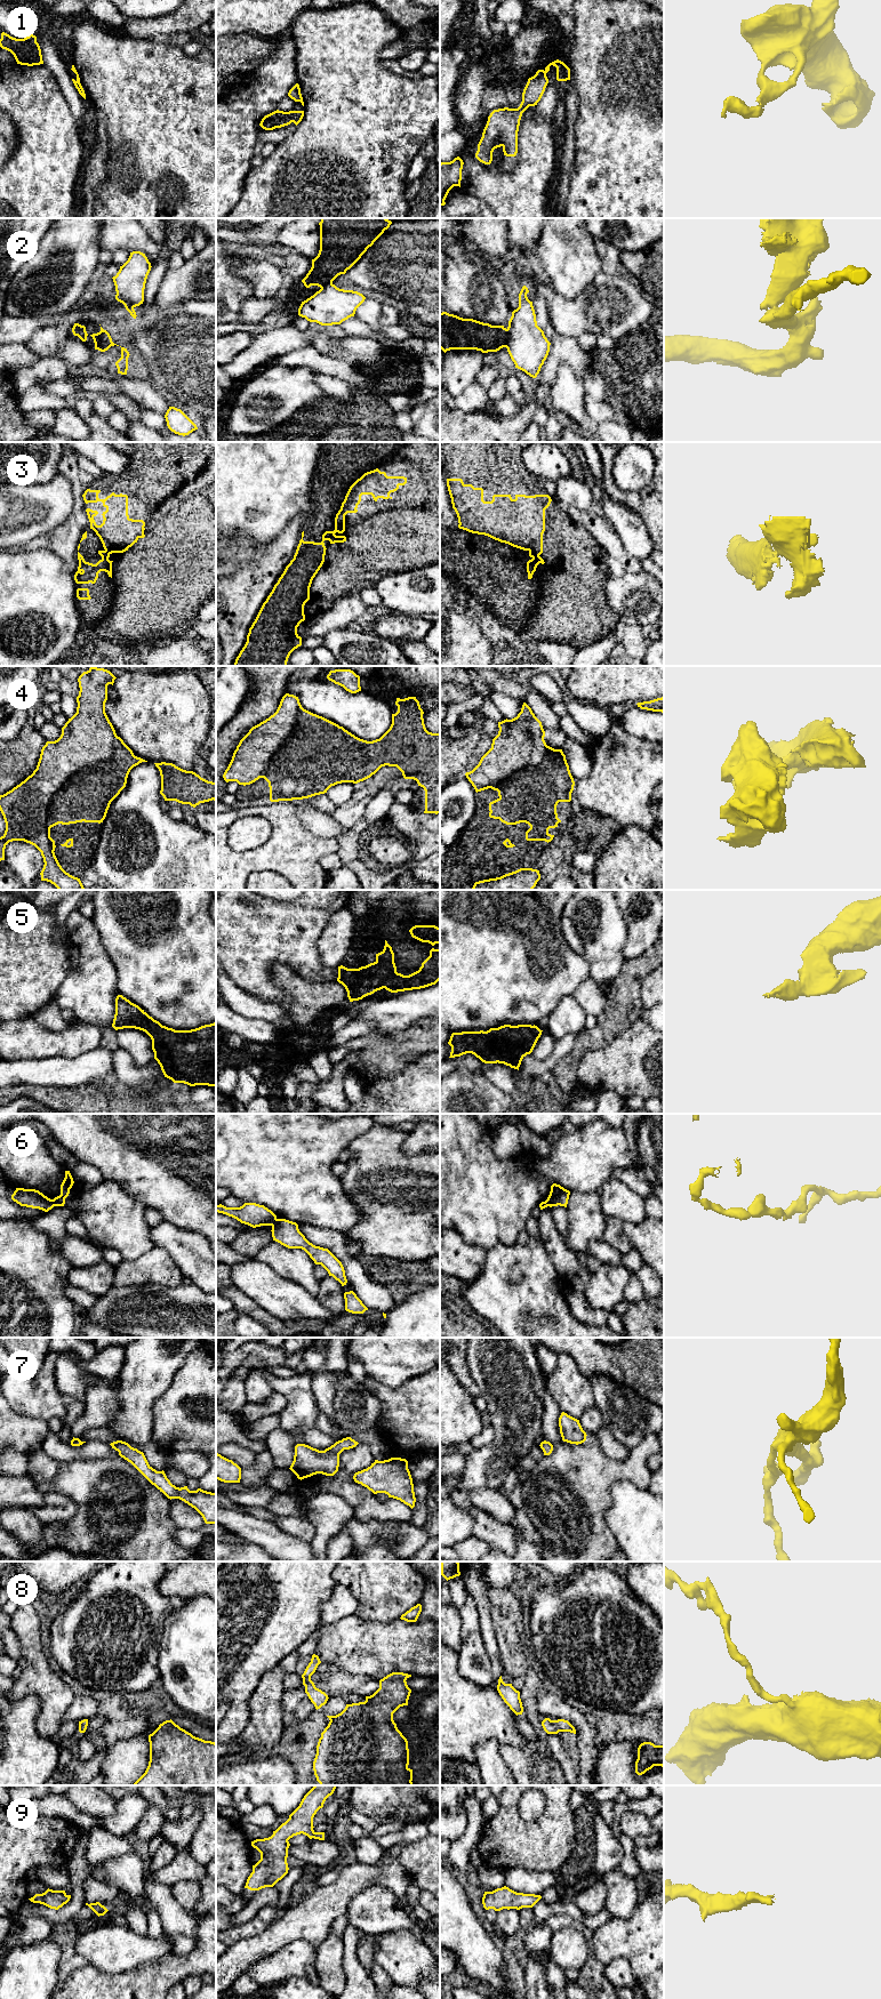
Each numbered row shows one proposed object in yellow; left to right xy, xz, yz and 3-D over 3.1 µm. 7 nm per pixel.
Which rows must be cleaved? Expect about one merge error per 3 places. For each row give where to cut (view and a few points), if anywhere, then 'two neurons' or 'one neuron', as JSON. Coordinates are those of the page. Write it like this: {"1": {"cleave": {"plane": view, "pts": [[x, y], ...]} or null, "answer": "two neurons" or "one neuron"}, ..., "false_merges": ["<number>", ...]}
{"1": {"cleave": {"plane": "xy", "pts": [[77, 80], [79, 82]]}, "answer": "two neurons"}, "2": {"cleave": {"plane": "yz", "pts": [[507, 329], [507, 344], [505, 346]]}, "answer": "two neurons"}, "3": {"cleave": {"plane": "xz", "pts": [[334, 531], [329, 540]]}, "answer": "two neurons"}, "4": {"cleave": {"plane": "xy", "pts": [[117, 736], [107, 759], [75, 772], [55, 794], [49, 834]]}, "answer": "two neurons"}, "5": {"cleave": null, "answer": "one neuron"}, "6": {"cleave": {"plane": "xy", "pts": [[50, 1199], [55, 1205]]}, "answer": "two neurons"}, "7": {"cleave": null, "answer": "one neuron"}, "8": {"cleave": null, "answer": "one neuron"}, "9": {"cleave": null, "answer": "one neuron"}, "false_merges": ["1", "2", "3", "4", "6"]}

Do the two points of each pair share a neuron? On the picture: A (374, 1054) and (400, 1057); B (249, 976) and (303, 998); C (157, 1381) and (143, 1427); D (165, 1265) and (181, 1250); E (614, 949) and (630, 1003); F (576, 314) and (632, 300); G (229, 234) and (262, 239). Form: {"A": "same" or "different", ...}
{"A": "same", "B": "different", "C": "same", "D": "different", "E": "different", "F": "same", "G": "same"}

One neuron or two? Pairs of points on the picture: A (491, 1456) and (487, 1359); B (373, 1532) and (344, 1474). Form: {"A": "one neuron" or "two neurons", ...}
{"A": "one neuron", "B": "two neurons"}

